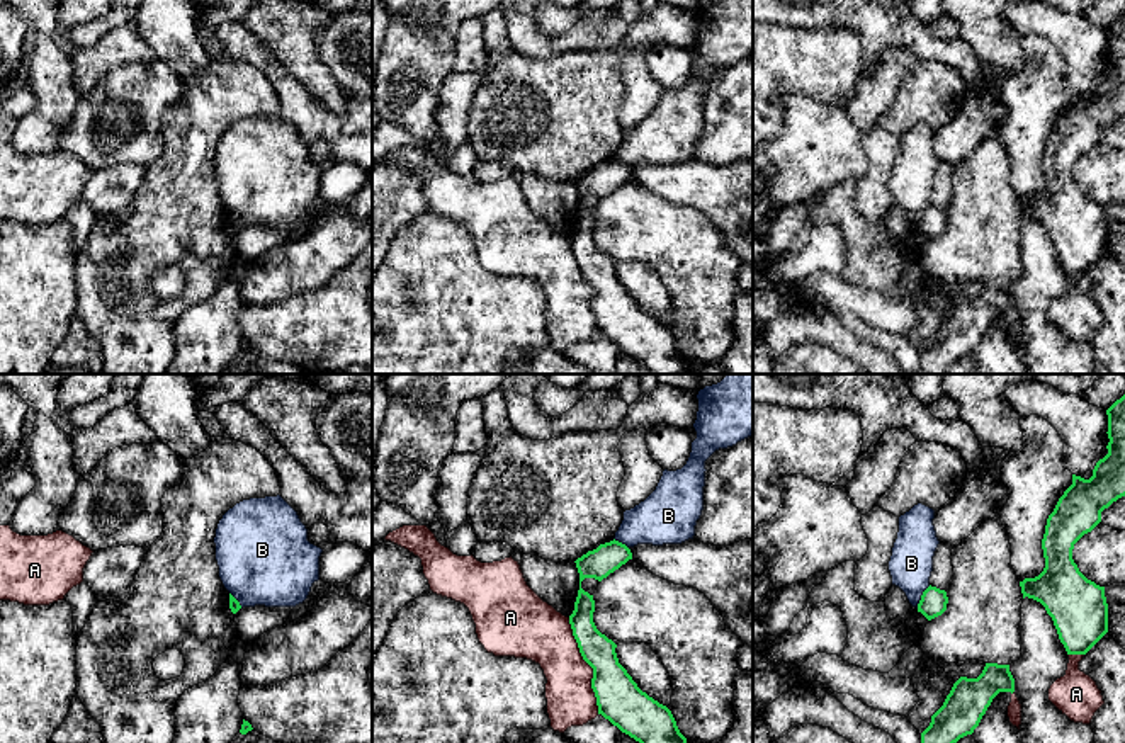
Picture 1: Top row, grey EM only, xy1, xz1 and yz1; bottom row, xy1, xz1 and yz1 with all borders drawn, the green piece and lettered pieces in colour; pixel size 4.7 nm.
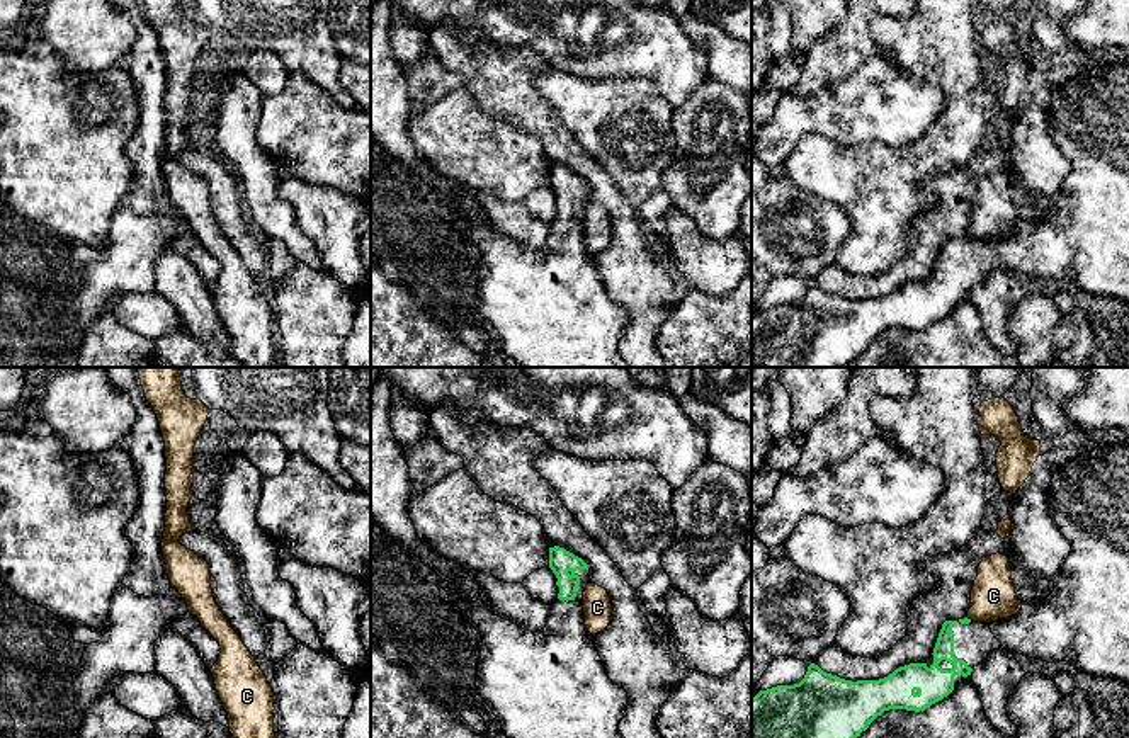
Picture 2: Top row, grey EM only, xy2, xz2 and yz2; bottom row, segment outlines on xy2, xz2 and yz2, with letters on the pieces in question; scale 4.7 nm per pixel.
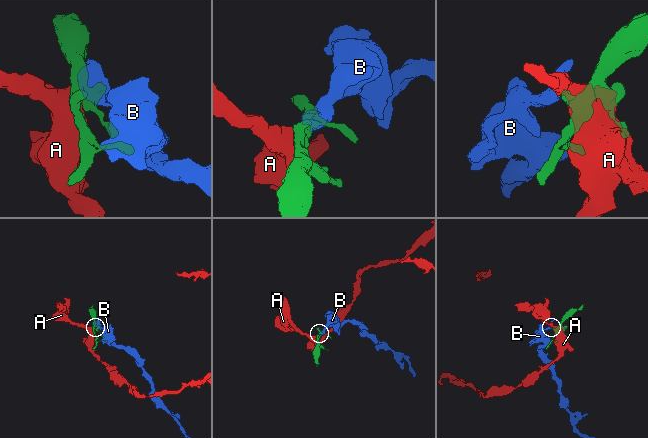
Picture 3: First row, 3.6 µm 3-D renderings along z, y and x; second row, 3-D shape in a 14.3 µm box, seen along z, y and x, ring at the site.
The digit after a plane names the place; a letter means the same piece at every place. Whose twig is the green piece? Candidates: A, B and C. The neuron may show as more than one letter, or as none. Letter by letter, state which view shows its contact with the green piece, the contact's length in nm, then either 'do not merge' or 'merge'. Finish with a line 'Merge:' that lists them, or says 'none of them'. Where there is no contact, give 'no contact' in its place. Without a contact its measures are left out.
A: xz1 | 480 nm | do not merge
B: yz1 | 130 nm | do not merge
C: yz2 | 30 nm | do not merge
Merge: none of them

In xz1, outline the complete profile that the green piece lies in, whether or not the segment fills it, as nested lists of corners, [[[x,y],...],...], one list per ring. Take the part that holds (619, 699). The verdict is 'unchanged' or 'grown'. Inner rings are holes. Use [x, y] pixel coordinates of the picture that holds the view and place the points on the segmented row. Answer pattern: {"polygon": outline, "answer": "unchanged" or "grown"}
{"polygon": [[[613,539],[574,561],[579,590],[569,615],[573,636],[583,660],[593,668],[591,689],[598,714],[639,743],[687,743],[671,711],[642,692],[619,663],[617,644],[593,622],[593,595],[581,588],[585,578],[602,581],[629,559],[632,559],[630,549]]], "answer": "unchanged"}

